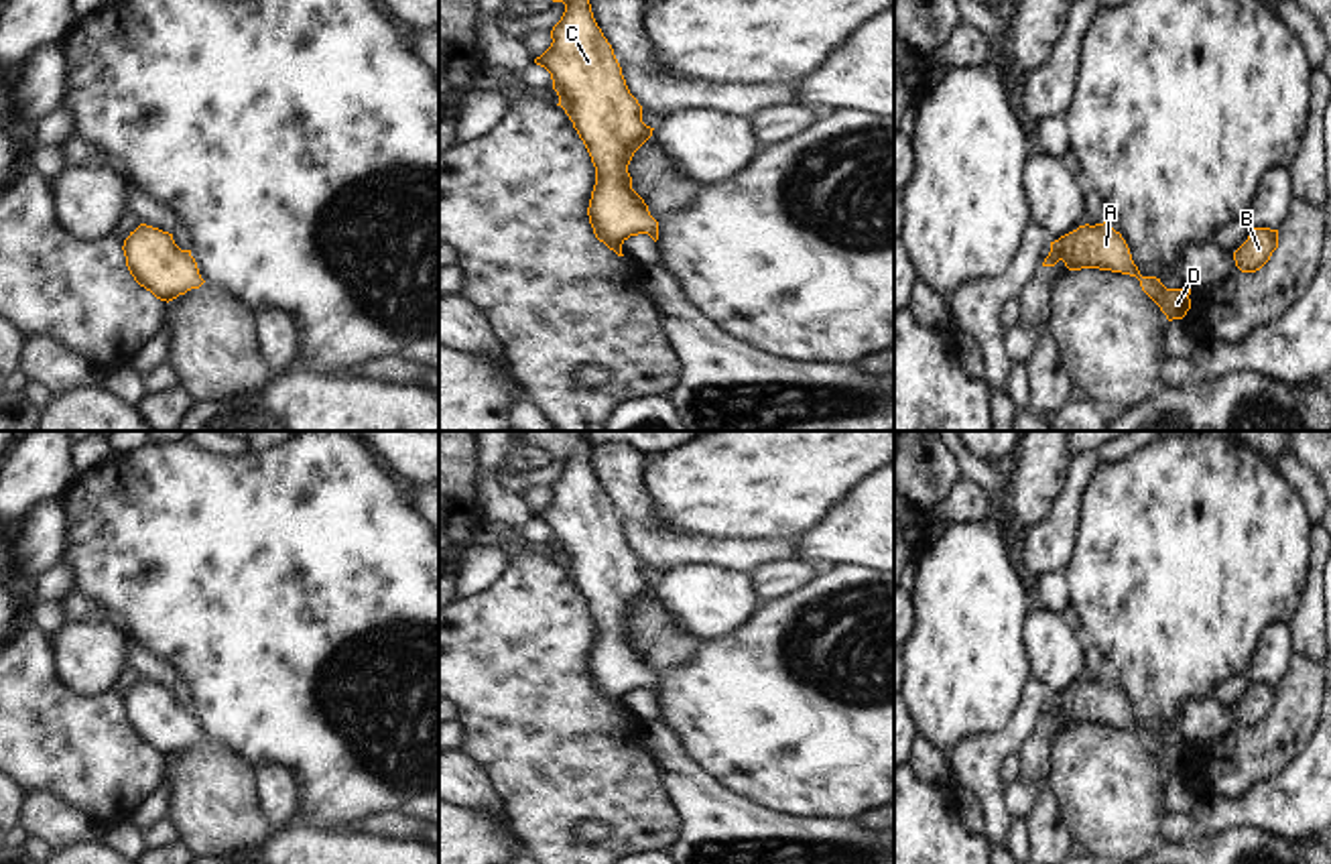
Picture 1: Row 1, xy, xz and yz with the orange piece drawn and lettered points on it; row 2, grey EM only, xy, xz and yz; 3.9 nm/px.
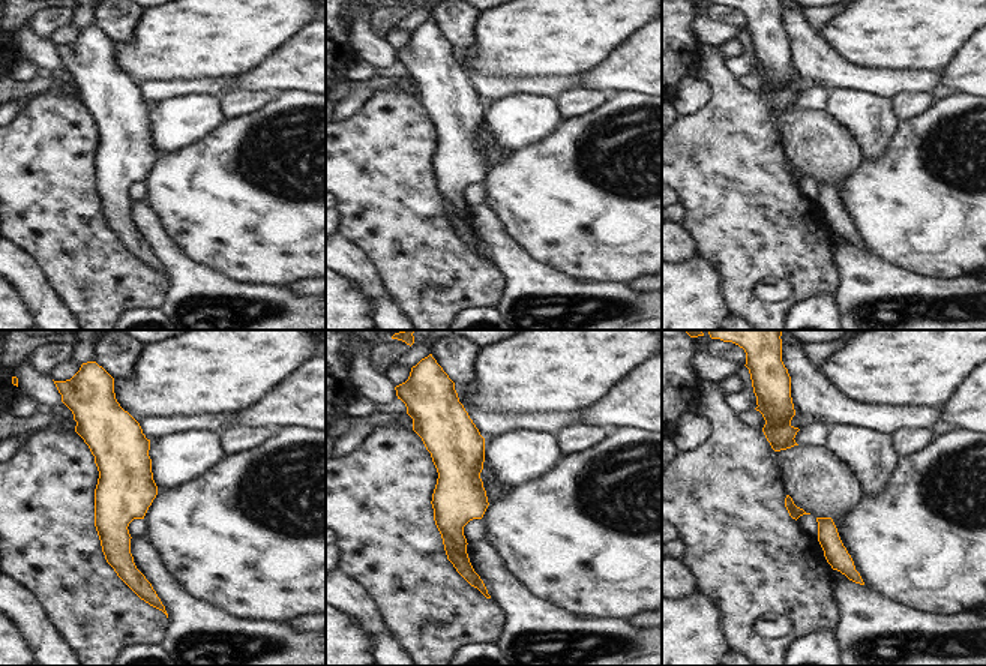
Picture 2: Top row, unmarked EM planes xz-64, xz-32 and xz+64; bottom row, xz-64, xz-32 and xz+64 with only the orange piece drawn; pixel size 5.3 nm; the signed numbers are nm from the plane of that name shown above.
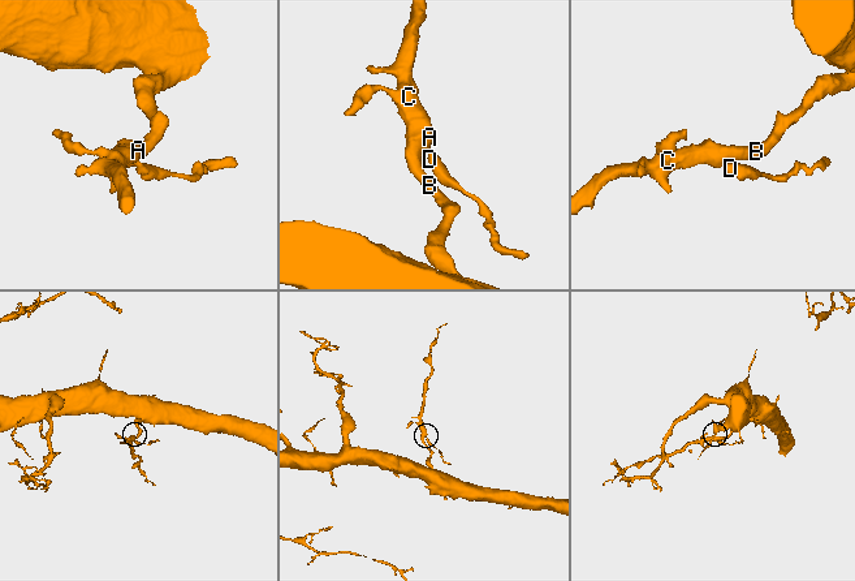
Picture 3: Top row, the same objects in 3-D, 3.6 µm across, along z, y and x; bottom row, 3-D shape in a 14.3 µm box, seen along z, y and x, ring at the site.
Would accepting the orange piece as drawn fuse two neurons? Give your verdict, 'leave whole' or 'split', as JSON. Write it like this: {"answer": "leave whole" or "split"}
{"answer": "leave whole"}

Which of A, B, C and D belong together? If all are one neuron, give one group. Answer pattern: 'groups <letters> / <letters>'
groups A B C D

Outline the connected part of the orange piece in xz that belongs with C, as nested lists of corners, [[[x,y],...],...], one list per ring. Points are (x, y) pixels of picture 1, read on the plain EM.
[[[524,431],[514,435],[514,443],[532,443],[553,457],[565,459],[561,476],[551,486],[551,502],[534,518],[551,529],[553,545],[559,551],[557,561],[573,577],[595,622],[595,640],[587,663],[595,693],[618,712],[624,712],[622,699],[630,691],[648,689],[656,697],[658,677],[632,644],[628,628],[634,608],[652,592],[654,583],[642,577],[642,561],[630,549],[614,504],[593,474],[589,459],[593,443],[583,431]]]

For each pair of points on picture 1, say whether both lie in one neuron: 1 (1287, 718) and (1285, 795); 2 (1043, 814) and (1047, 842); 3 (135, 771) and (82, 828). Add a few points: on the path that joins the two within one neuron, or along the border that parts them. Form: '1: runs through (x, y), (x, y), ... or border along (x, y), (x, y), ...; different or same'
1: border along (1309, 741), (1285, 769), (1260, 779), (1242, 793); different
2: runs through (1045, 820), (1047, 836); same
3: border along (49, 793), (106, 828); different

